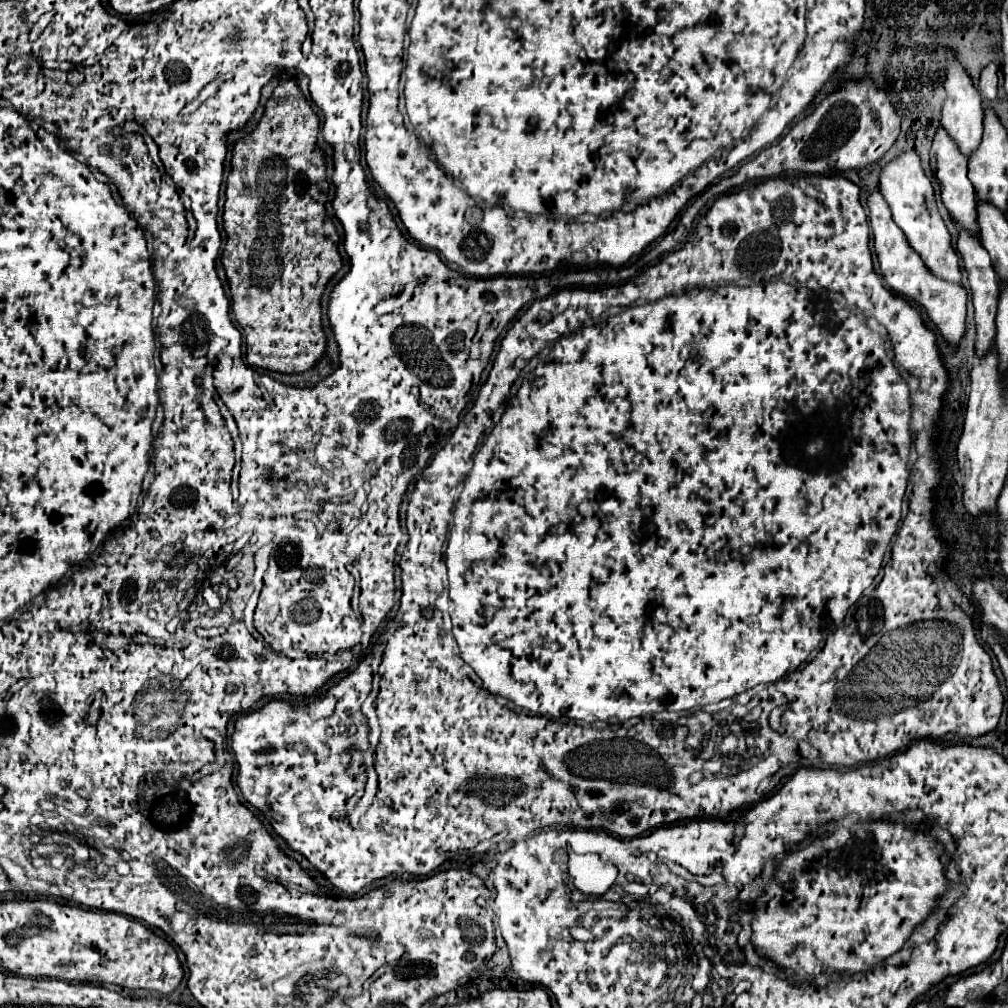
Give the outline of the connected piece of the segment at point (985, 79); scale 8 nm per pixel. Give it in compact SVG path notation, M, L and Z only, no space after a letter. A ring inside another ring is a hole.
M994 62L980 72L980 92L988 100L994 100L998 94L998 66Z

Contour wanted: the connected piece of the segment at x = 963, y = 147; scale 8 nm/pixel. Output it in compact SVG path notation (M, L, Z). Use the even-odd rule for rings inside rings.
M950 58L950 66L948 66L948 72L946 72L946 92L948 92L948 98L946 98L944 108L942 108L940 124L948 132L948 136L958 144L960 152L966 158L970 158L972 152L980 146L978 142L982 142L984 108L982 108L982 96L974 88L970 76L958 66L958 62L954 62L954 58Z

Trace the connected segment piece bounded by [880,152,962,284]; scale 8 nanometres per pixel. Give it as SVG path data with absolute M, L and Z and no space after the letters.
M904 152L896 160L888 162L888 166L884 166L884 170L880 174L880 192L892 210L892 218L894 218L896 226L906 234L908 244L920 254L928 272L934 274L936 278L962 284L960 256L952 248L950 232L936 208L932 182L926 178L916 152Z

